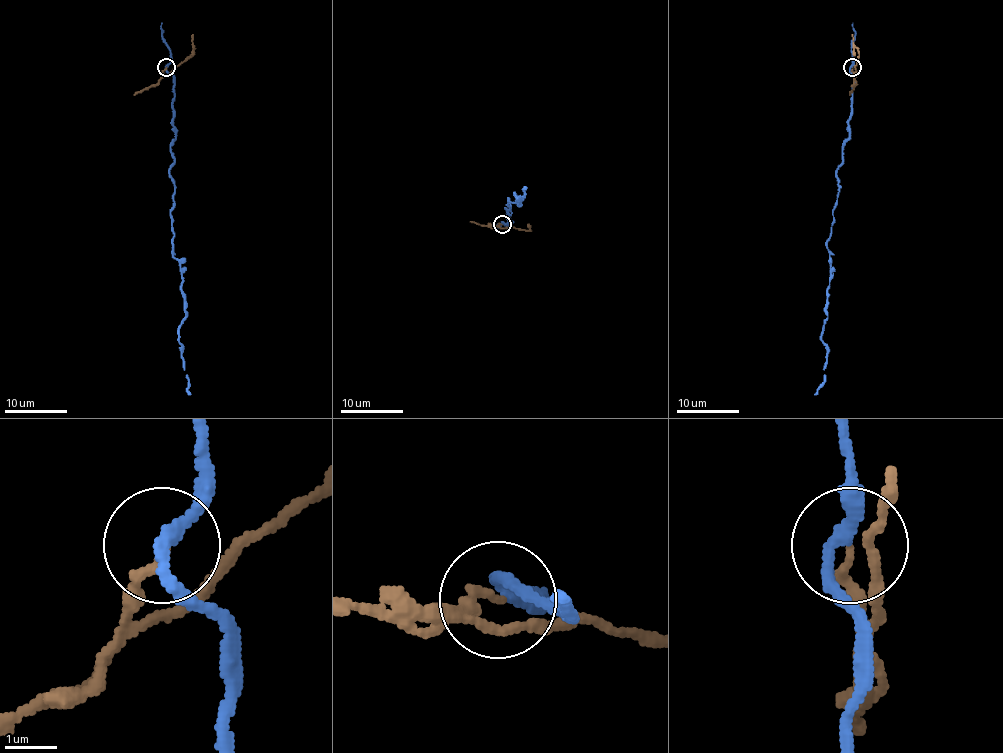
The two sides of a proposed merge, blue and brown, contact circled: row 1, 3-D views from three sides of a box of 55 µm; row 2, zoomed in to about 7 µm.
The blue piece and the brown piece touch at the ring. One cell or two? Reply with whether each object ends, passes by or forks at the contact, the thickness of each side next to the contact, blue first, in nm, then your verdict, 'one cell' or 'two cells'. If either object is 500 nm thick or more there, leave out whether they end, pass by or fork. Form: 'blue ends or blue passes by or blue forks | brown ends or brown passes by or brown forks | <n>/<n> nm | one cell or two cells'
blue passes by | brown ends | 240/160 nm | two cells

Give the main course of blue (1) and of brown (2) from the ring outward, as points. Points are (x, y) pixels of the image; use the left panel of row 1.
1: (166, 66), (174, 84), (172, 255), (182, 275), (185, 320), (179, 336), (191, 393)
2: (166, 66), (165, 76), (193, 52), (193, 34)

